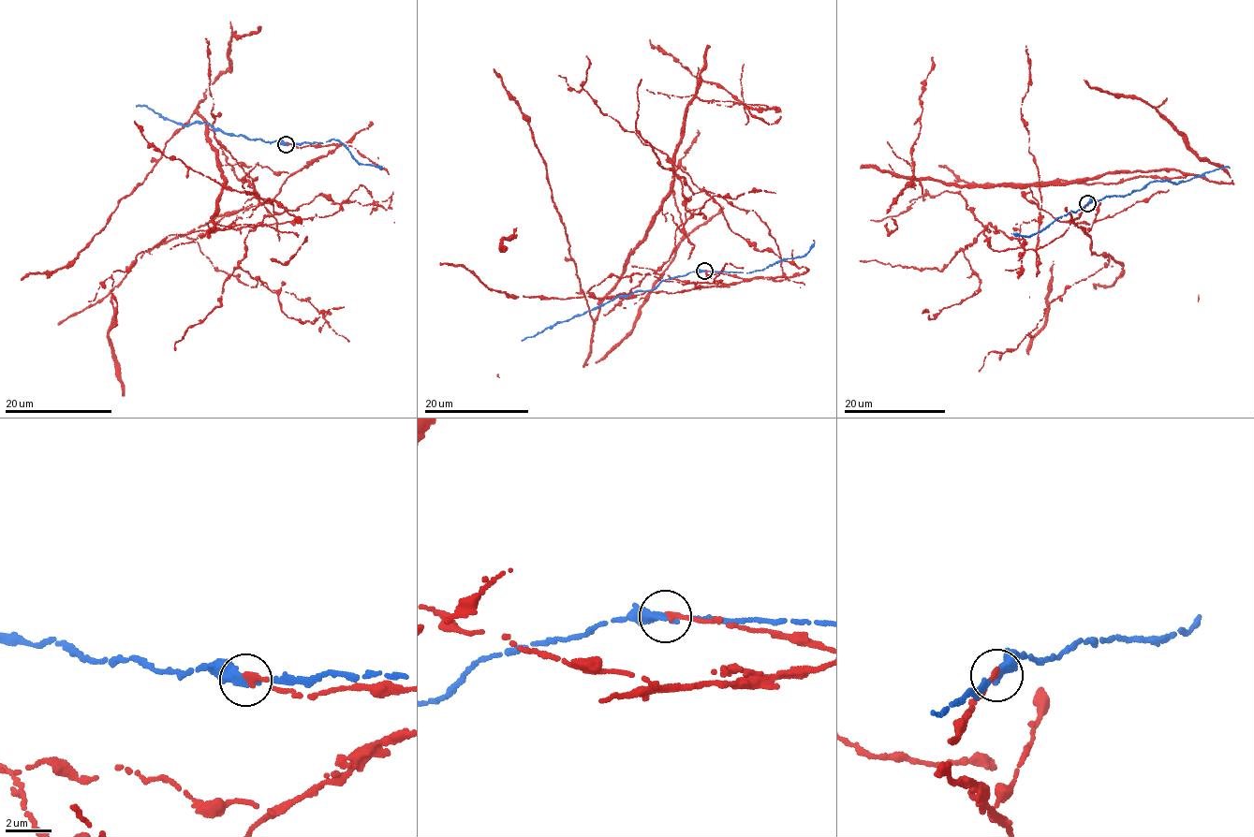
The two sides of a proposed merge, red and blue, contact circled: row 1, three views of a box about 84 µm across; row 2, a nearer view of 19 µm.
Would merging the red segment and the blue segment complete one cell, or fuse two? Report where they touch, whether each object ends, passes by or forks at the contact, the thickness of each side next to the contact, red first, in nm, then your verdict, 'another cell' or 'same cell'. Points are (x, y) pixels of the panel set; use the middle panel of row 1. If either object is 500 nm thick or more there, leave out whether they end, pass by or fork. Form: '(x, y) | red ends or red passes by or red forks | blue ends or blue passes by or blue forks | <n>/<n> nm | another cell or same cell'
(704, 271) | red ends | blue passes by | 280/300 nm | another cell

